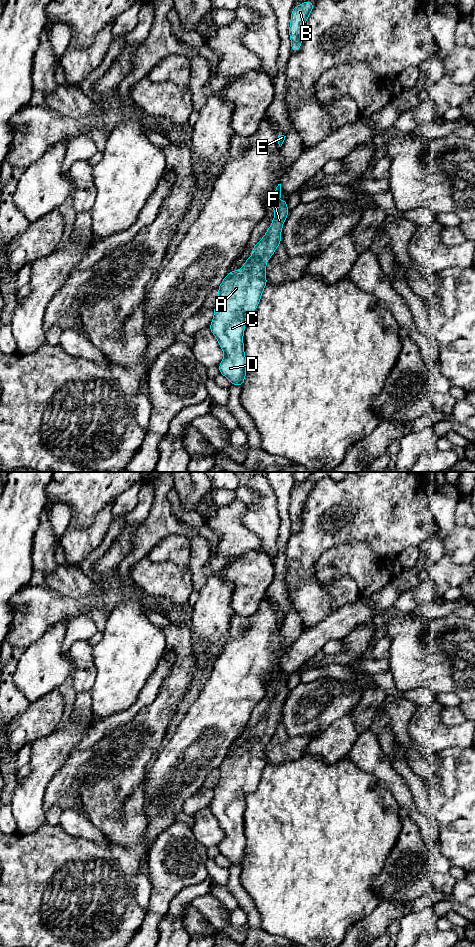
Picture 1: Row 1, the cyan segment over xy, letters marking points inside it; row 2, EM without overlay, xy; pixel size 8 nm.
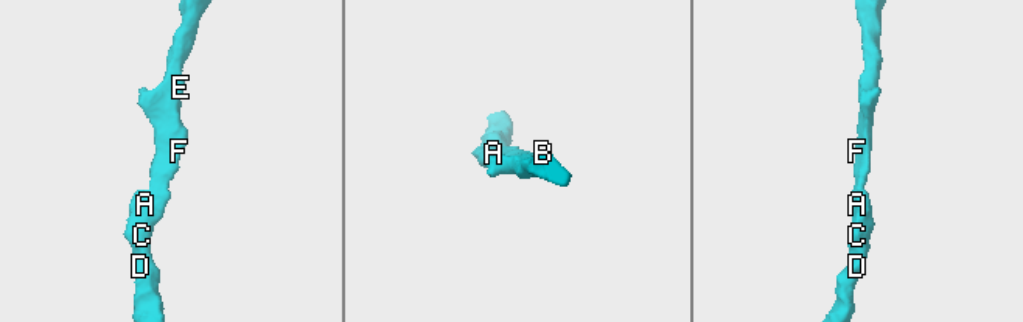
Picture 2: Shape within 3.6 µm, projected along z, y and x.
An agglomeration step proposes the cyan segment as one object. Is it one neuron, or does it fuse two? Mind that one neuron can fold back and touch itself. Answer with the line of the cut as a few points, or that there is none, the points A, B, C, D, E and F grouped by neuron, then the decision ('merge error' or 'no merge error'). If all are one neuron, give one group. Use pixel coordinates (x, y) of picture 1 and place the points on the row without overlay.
cut none; groups A B C D E F; no merge error

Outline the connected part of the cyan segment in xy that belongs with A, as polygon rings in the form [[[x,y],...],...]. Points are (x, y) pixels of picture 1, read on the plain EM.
[[[281,664],[271,673],[266,683],[267,689],[275,688],[275,697],[264,717],[252,728],[252,736],[248,738],[241,750],[231,751],[218,767],[219,780],[214,790],[214,797],[209,806],[225,836],[218,845],[220,854],[224,855],[231,865],[242,867],[246,857],[246,837],[244,833],[243,814],[246,796],[256,790],[262,772],[268,764],[265,749],[267,740],[272,737],[276,728],[281,723],[281,710],[286,697],[289,695],[287,680],[281,678]]]

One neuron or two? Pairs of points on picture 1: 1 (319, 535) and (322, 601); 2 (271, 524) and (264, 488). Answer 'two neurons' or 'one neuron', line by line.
1: two neurons
2: one neuron

